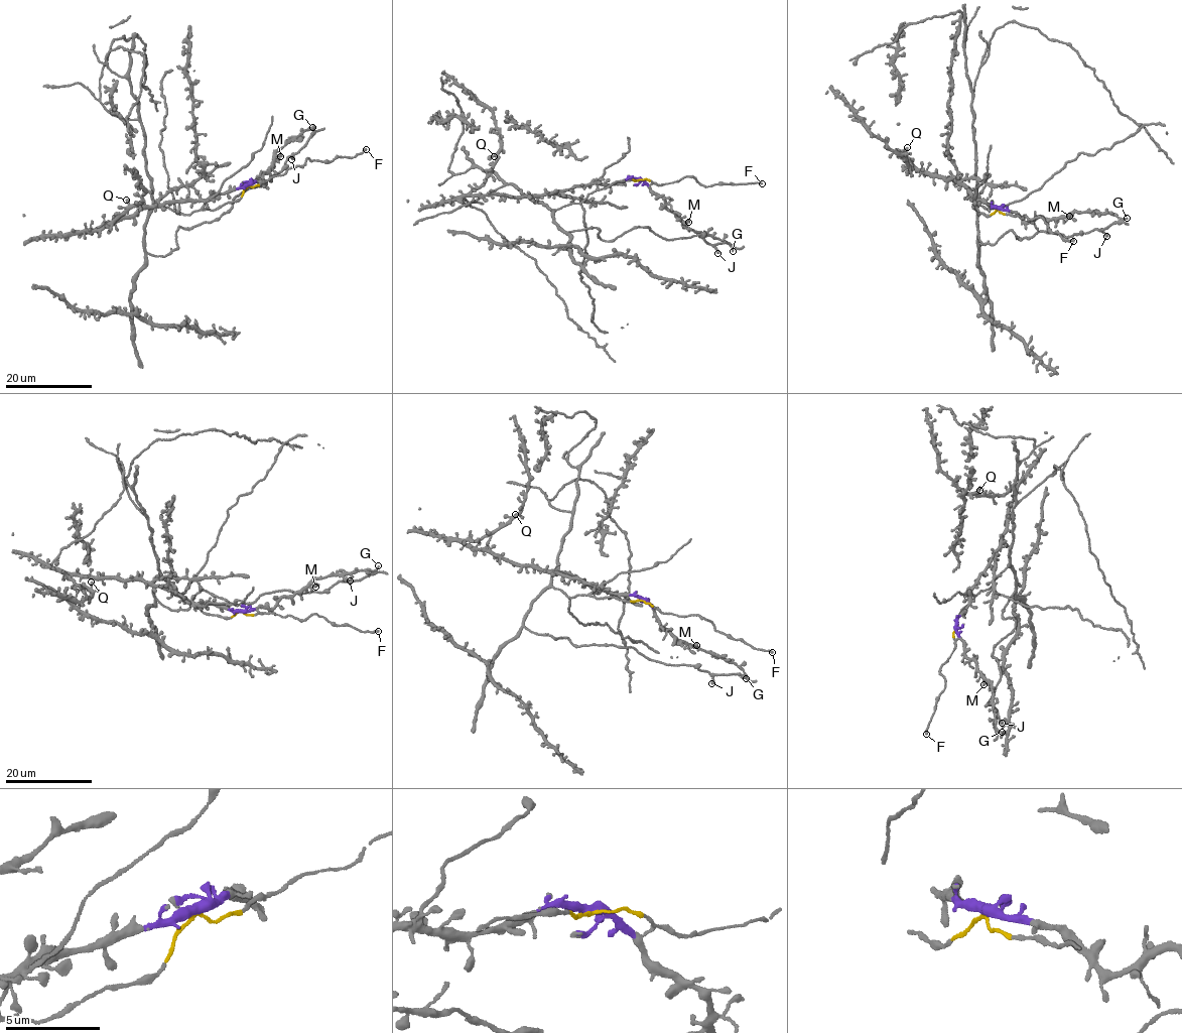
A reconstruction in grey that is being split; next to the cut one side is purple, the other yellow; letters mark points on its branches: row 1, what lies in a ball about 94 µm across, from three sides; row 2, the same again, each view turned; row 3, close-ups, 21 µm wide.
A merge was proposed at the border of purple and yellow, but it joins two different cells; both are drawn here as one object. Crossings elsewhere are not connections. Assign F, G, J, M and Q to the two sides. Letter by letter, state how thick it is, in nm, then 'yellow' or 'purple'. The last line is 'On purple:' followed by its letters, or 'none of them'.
F: 200 nm thick; yellow
G: 140 nm thick; purple
J: 360 nm thick; yellow
M: 360 nm thick; purple
Q: 360 nm thick; purple
On purple: G, M, Q

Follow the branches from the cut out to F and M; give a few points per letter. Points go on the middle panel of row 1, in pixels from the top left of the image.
F: (638, 179), (662, 185), (692, 176), (705, 186), (762, 183)
M: (638, 179), (664, 201), (667, 208), (683, 224), (689, 221)

